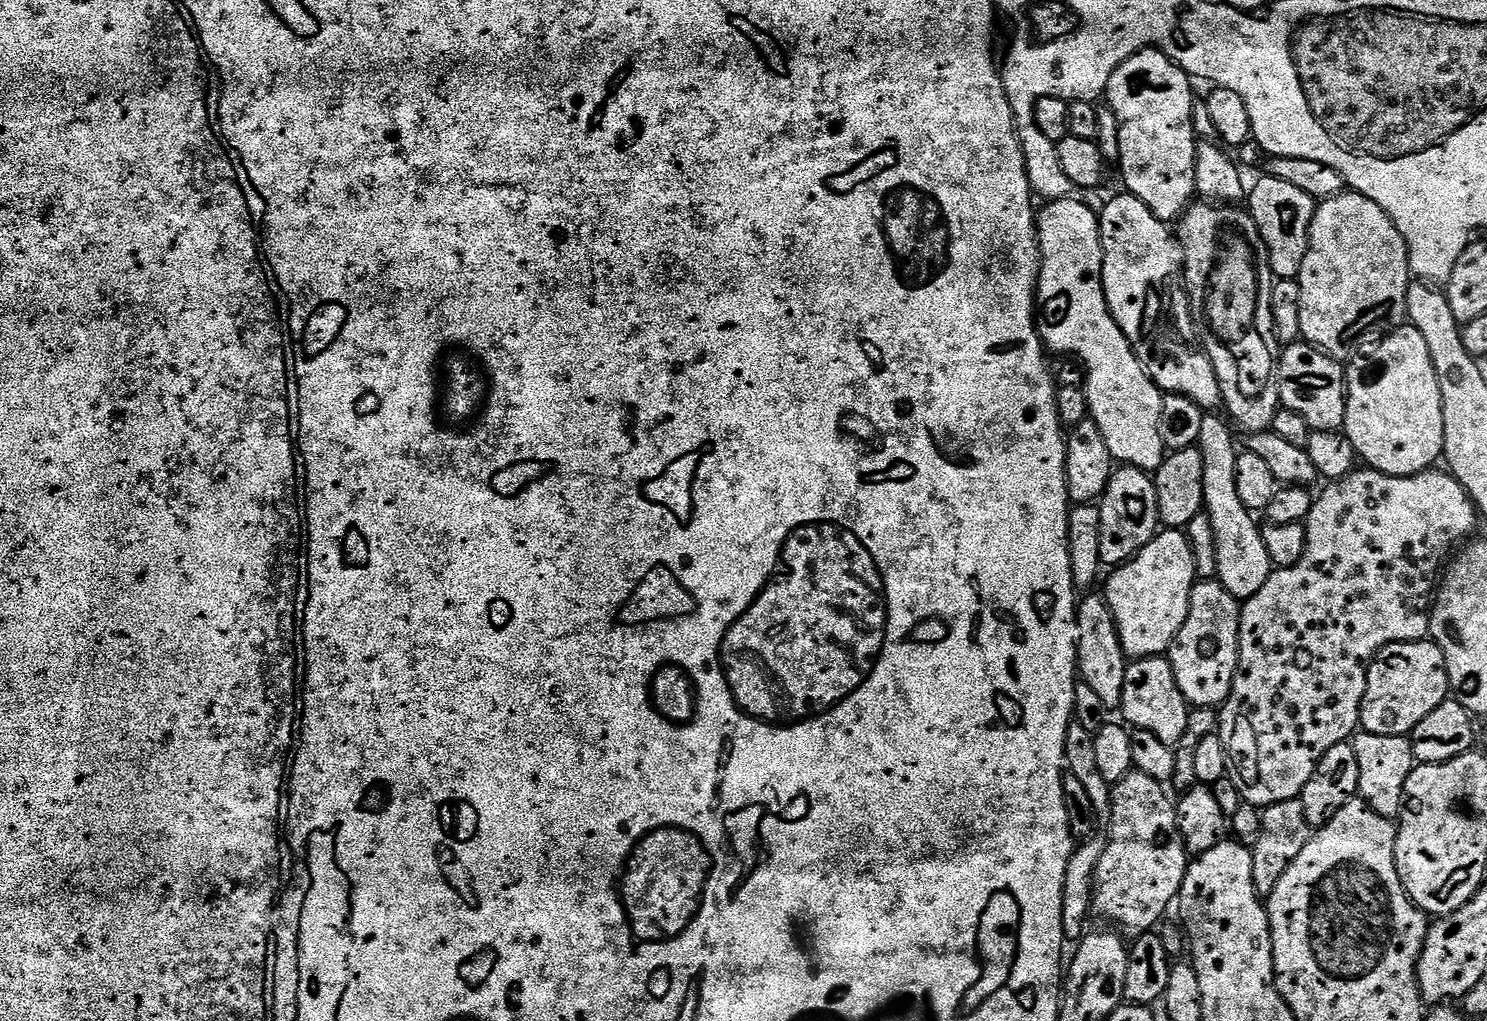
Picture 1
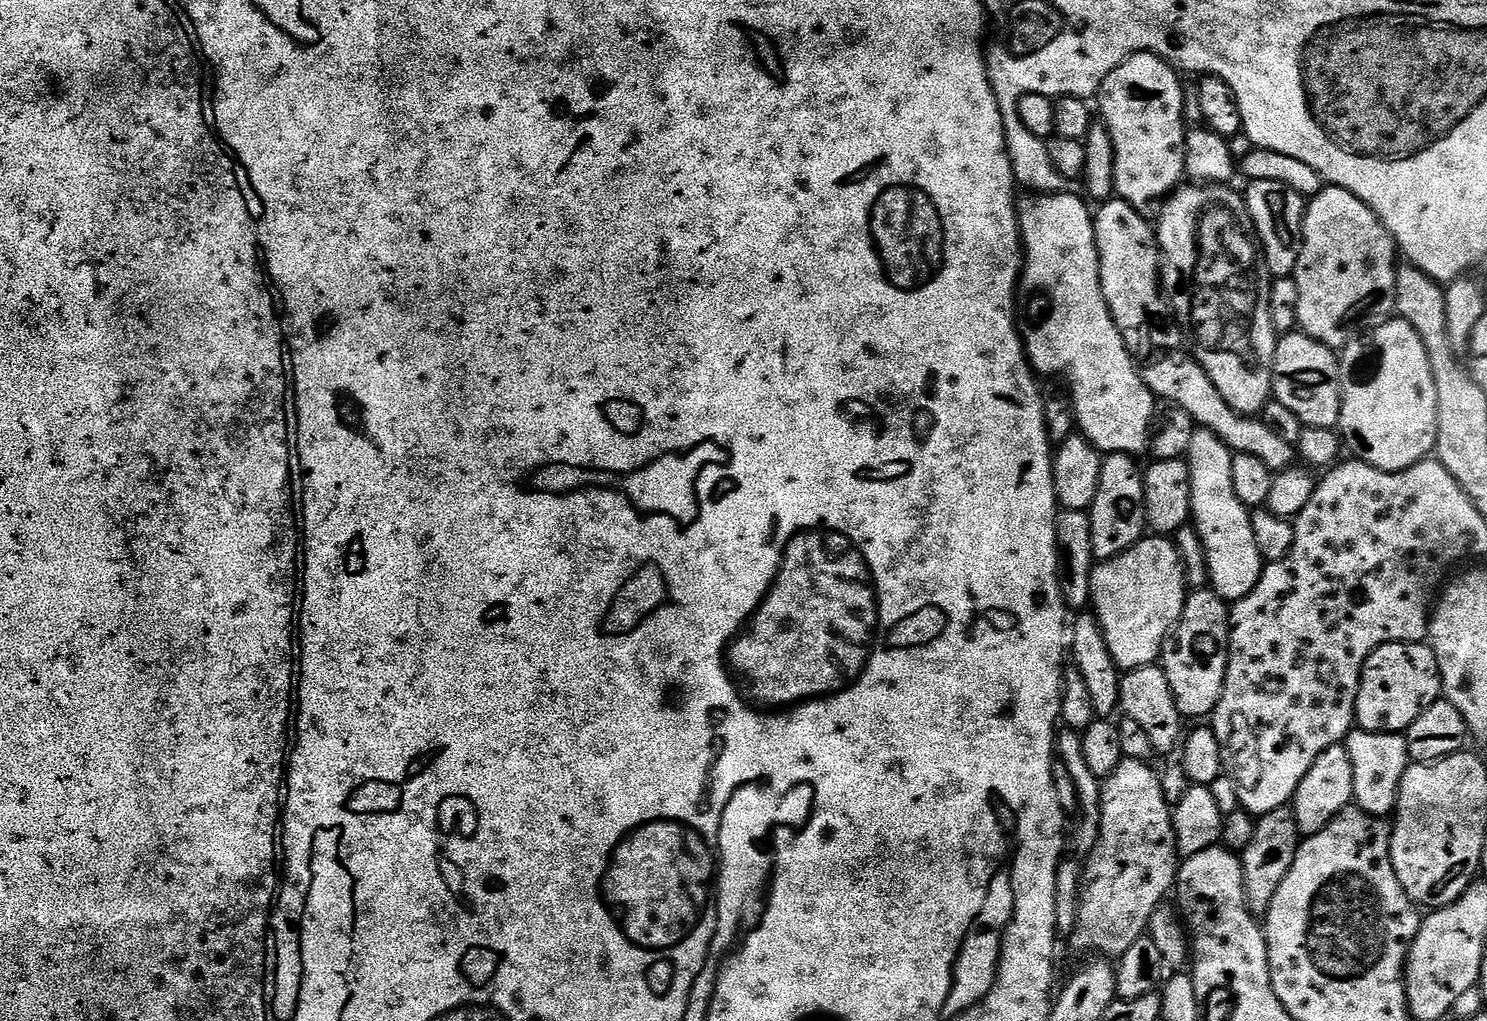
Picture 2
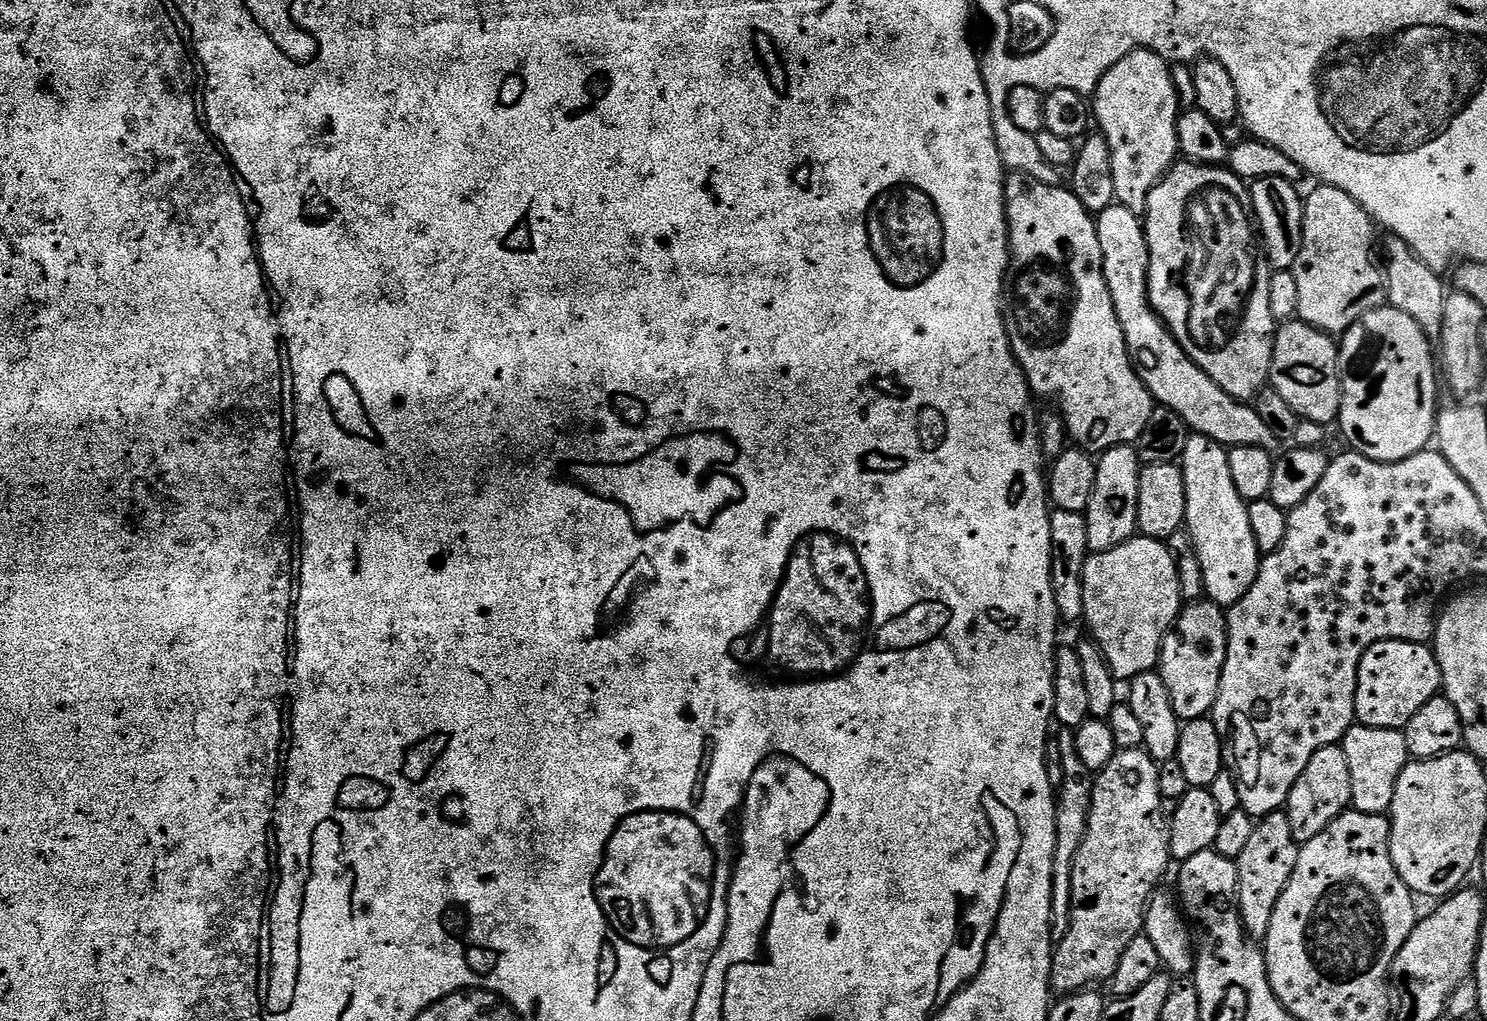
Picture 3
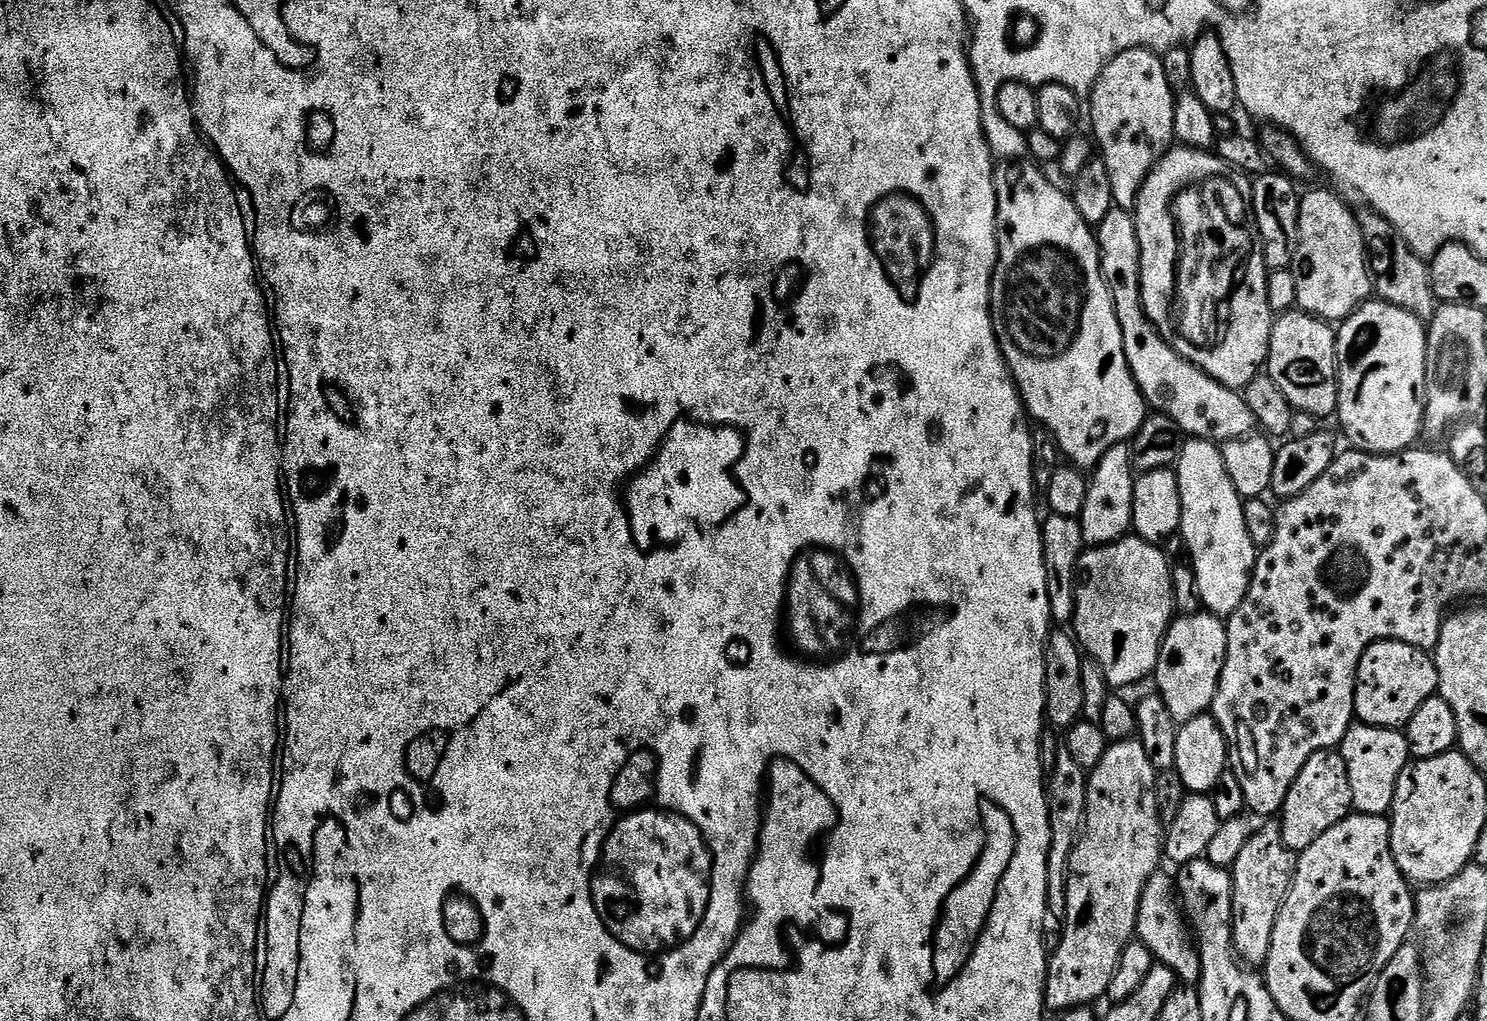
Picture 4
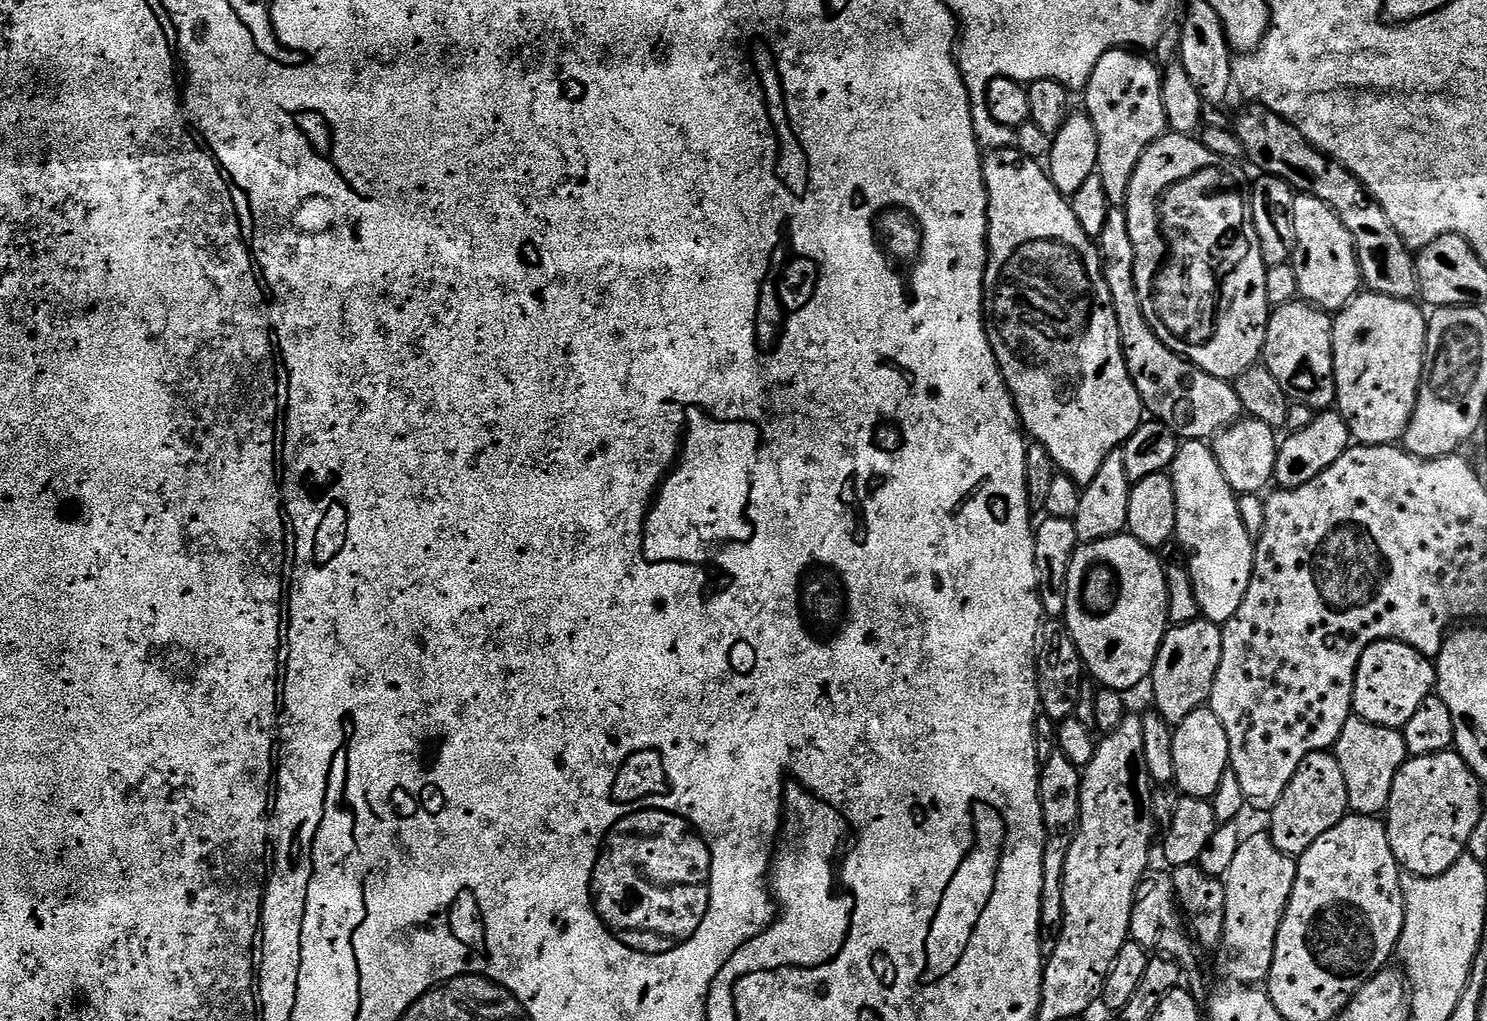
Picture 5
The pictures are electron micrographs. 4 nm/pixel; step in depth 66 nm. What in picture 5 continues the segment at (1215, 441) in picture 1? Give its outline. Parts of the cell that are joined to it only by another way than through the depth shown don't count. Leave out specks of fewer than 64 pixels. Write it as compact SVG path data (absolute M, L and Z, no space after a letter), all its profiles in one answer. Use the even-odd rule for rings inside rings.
M1186 440L1176 451L1176 457L1170 469L1174 494L1176 495L1176 534L1180 540L1180 548L1184 551L1183 559L1192 585L1198 598L1198 606L1203 619L1223 626L1242 606L1242 598L1246 598L1246 590L1250 586L1252 567L1256 557L1254 537L1242 526L1242 518L1238 514L1238 496L1226 482L1226 474L1222 474L1222 466L1218 466L1216 455L1211 447L1202 440Z

